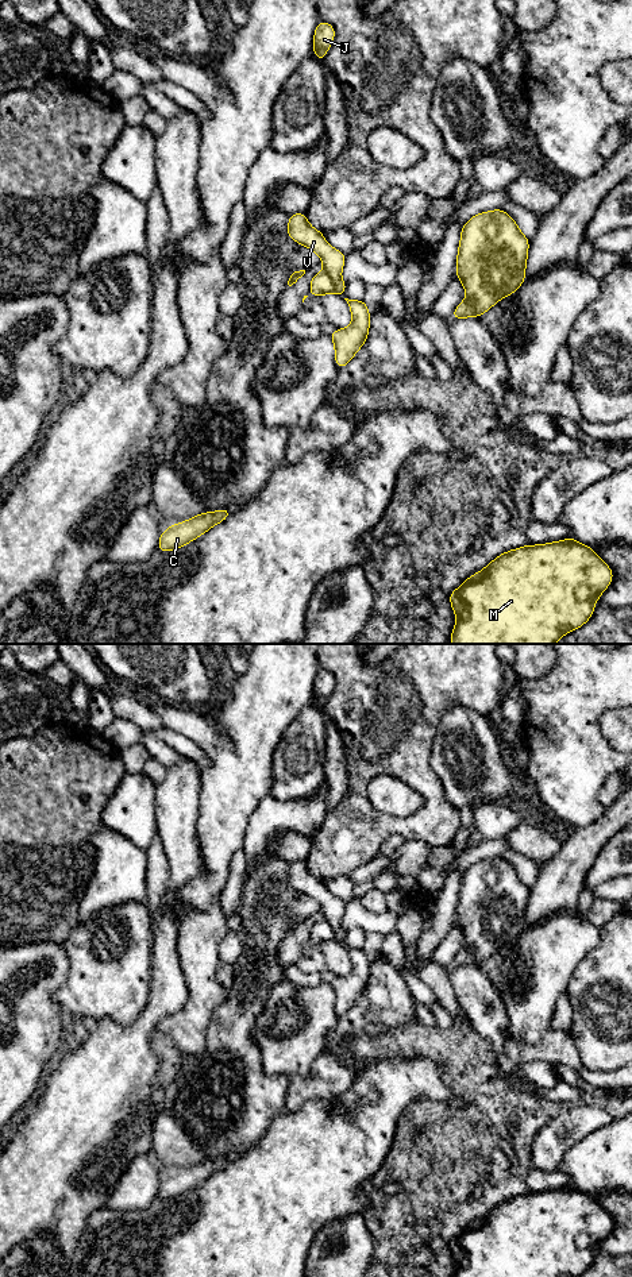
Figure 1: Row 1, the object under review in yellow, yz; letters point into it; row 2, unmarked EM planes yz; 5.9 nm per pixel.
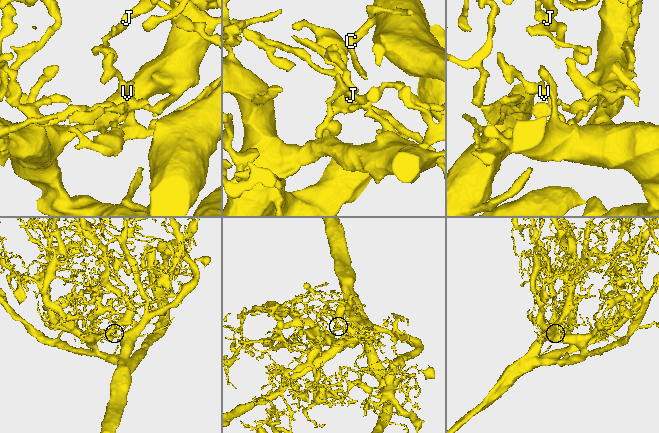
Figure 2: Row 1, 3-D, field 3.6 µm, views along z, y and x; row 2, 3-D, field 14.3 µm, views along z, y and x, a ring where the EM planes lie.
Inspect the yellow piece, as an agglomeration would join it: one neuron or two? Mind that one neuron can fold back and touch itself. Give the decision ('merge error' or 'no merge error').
merge error

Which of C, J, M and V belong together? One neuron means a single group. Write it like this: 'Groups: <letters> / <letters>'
Groups: C J M / V

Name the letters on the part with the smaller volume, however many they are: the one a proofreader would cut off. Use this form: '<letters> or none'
V

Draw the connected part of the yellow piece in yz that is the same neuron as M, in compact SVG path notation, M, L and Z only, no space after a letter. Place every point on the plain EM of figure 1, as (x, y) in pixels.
M573 1185L520 1195L501 1201L450 1242L456 1264L454 1277L578 1277L593 1264L594 1251L612 1228L609 1214L590 1195Z

